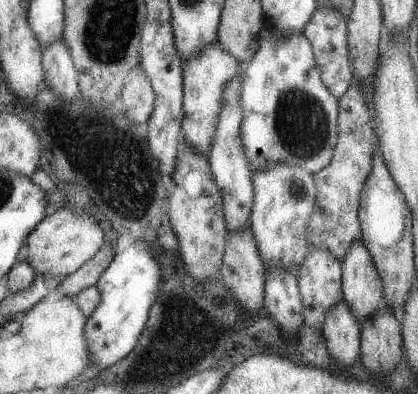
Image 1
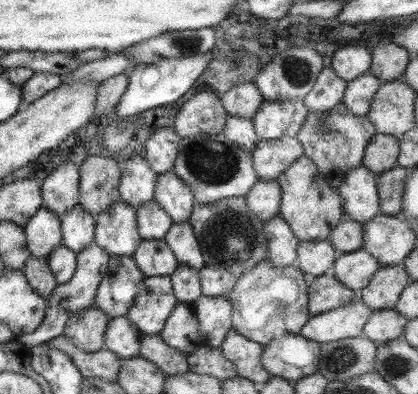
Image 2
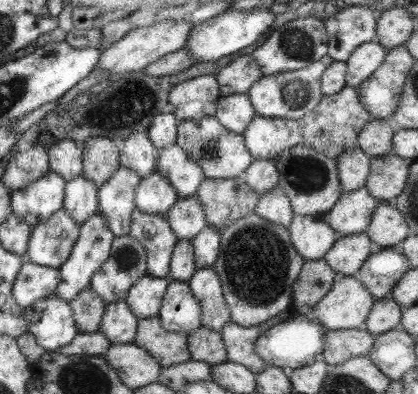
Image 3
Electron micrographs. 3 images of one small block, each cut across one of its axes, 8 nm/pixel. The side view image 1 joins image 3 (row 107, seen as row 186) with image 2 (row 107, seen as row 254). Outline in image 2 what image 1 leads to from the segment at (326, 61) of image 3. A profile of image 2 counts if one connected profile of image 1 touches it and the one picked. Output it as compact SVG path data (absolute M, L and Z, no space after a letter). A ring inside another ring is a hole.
M301 98L297 100L287 100L287 102L263 102L253 118L253 126L255 126L255 134L259 136L259 140L275 140L275 138L295 138L307 118L309 110L303 104Z

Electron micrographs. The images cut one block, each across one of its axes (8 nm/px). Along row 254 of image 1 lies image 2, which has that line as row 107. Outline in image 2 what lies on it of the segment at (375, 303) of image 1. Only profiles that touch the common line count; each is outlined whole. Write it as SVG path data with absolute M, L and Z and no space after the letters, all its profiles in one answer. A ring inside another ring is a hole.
M363 74L357 80L347 82L345 96L343 96L341 104L355 116L367 116L373 96L377 94L379 86L381 86L379 78L375 78L371 74Z

